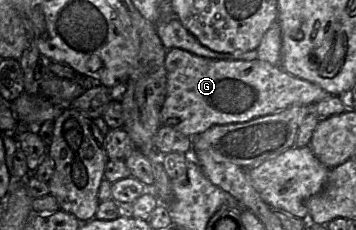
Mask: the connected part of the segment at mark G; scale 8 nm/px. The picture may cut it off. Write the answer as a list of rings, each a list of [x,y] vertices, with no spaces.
[[[173,48],[166,52],[166,96],[161,125],[192,138],[213,125],[248,122],[291,106],[314,105],[329,95],[320,86],[260,59],[215,60]]]

